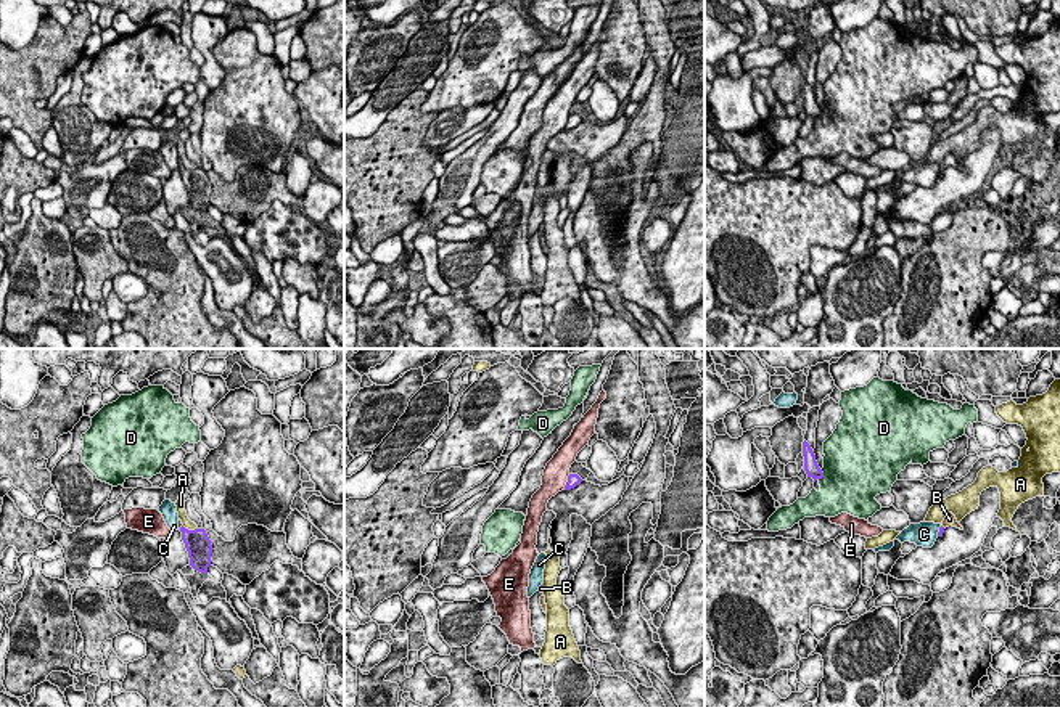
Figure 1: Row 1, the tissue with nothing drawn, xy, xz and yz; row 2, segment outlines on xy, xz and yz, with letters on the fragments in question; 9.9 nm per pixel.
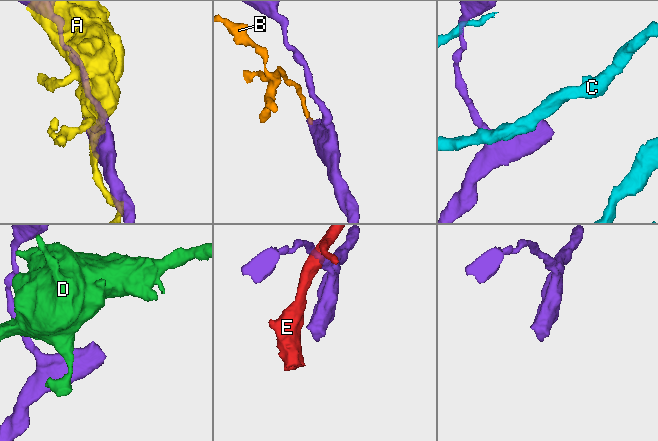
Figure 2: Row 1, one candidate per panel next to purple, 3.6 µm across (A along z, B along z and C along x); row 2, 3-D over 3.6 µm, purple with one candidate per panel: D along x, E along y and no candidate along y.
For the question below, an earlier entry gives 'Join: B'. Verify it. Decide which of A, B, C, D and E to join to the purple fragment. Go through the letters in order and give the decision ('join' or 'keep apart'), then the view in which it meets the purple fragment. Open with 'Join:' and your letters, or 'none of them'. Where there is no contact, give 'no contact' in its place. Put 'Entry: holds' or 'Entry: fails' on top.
Entry: holds
Join: B
A: keep apart; meets purple in xy
B: join; no contact
C: keep apart; meets purple in yz
D: keep apart; meets purple in yz
E: keep apart; meets purple in xz

